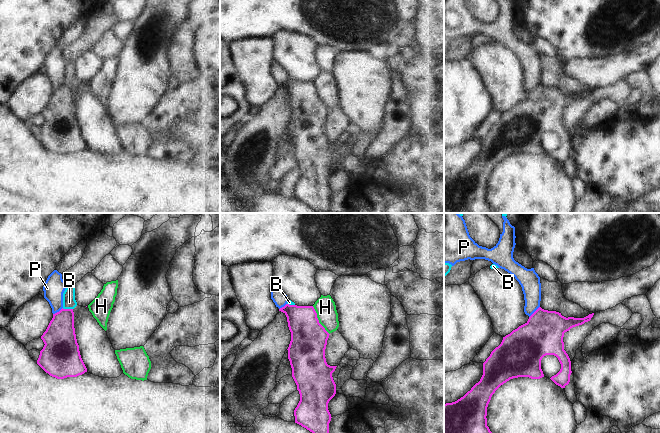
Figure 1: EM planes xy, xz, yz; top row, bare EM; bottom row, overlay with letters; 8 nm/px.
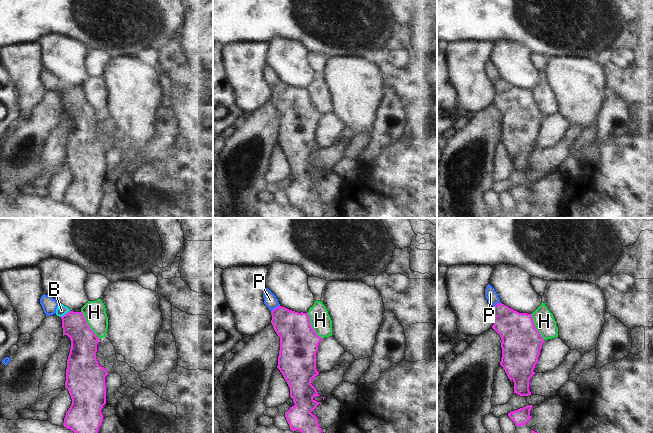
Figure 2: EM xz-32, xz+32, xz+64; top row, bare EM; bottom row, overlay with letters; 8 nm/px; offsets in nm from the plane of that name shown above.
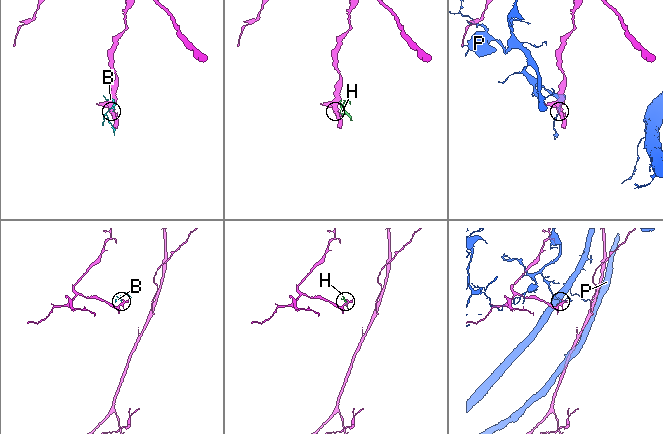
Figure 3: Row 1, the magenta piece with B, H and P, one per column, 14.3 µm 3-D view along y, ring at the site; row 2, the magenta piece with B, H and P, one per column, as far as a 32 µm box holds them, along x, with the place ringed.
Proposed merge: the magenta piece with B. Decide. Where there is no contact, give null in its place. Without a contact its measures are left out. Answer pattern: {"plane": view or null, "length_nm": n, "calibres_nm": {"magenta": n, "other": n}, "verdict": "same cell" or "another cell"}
{"plane": "xy", "length_nm": 90, "calibres_nm": {"magenta": 260, "other": 110}, "verdict": "another cell"}

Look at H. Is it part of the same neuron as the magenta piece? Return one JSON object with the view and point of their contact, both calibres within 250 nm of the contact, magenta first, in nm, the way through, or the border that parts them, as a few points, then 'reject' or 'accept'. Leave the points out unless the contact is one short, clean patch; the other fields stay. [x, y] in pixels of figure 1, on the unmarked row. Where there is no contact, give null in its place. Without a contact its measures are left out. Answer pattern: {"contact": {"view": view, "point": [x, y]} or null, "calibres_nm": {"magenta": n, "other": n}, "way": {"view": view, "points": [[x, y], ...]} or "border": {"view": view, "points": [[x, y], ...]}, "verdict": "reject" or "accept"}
{"contact": {"view": "xz", "point": [318, 96]}, "calibres_nm": {"magenta": 280, "other": 170}, "border": {"view": "xz", "points": [[312, 82], [318, 98], [329, 110]]}, "verdict": "reject"}

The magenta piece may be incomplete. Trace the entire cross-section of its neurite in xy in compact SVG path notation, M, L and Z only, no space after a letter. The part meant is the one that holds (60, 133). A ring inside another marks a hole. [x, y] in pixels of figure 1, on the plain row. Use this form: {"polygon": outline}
{"polygon": "M62 84L53 90L41 115L45 121L37 140L50 152L64 155L87 148L76 115L73 85Z"}

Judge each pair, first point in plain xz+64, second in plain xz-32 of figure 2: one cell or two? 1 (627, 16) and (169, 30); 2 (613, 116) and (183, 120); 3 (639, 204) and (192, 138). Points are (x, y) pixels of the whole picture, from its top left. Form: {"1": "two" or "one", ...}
{"1": "one", "2": "two", "3": "two"}

